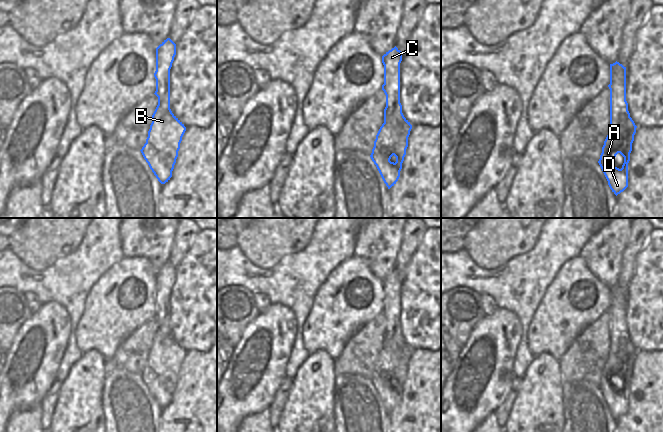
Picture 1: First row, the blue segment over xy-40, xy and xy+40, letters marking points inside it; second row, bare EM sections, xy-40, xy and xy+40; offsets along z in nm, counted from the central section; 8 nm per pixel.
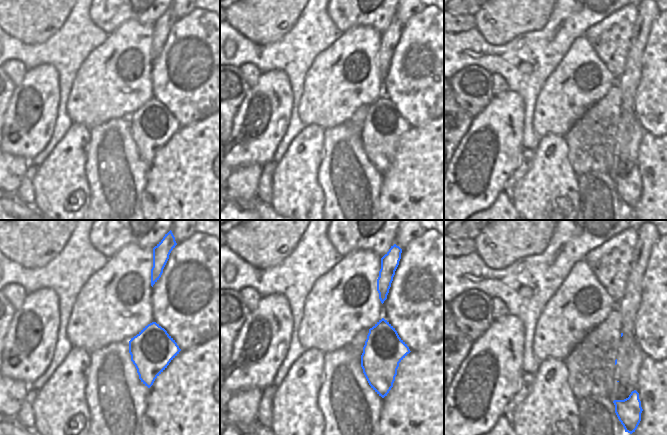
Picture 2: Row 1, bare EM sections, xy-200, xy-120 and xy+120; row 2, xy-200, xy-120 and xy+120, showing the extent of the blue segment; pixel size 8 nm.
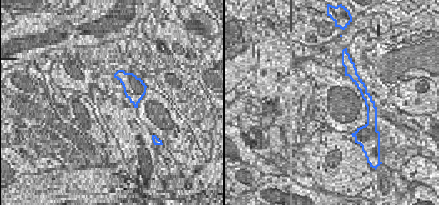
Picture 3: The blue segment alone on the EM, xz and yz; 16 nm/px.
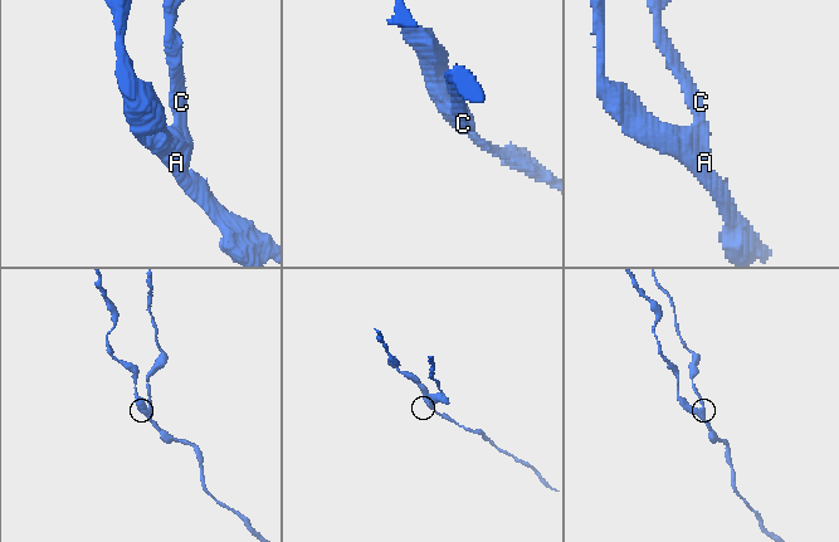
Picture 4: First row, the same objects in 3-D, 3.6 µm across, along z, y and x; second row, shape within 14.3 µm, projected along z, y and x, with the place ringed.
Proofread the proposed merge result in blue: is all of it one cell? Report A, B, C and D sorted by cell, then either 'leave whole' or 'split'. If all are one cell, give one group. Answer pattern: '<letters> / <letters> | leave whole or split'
A B D / C | split

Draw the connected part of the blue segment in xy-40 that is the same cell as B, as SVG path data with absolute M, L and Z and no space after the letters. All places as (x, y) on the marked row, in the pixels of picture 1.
M156 84L154 94L158 97L158 105L152 115L152 123L146 143L140 151L158 181L165 184L172 177L172 171L186 127L170 109L170 84Z

